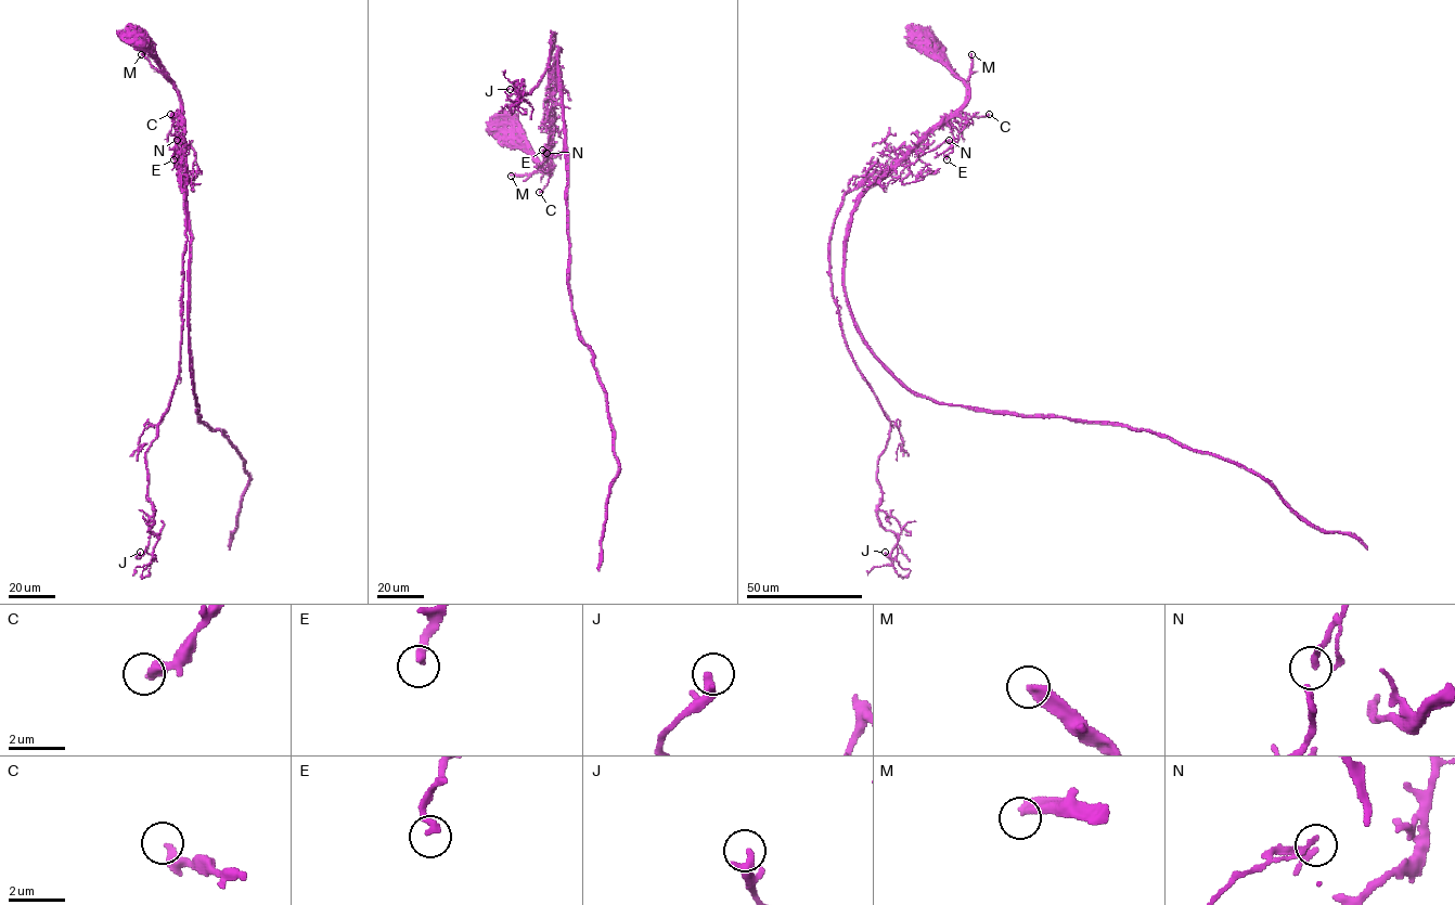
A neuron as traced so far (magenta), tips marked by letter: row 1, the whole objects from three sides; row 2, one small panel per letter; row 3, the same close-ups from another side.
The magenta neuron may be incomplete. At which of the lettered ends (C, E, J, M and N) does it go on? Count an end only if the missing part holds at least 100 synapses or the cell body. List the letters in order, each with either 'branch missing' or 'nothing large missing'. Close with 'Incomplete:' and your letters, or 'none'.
C: nothing large missing
E: nothing large missing
J: nothing large missing
M: branch missing
N: nothing large missing
Incomplete: M

